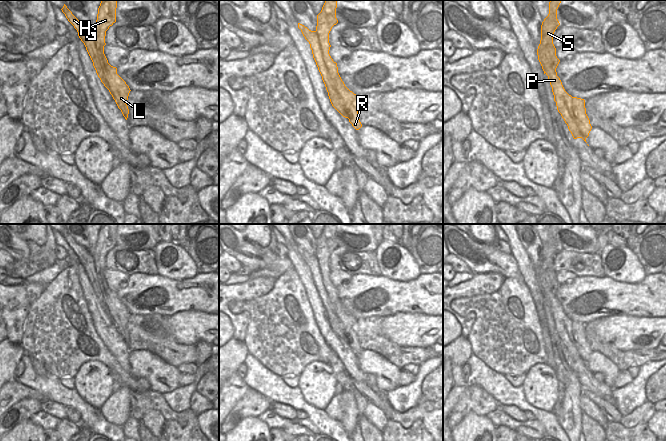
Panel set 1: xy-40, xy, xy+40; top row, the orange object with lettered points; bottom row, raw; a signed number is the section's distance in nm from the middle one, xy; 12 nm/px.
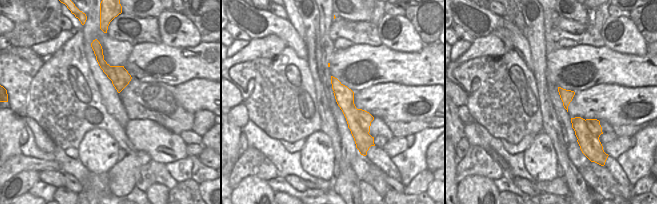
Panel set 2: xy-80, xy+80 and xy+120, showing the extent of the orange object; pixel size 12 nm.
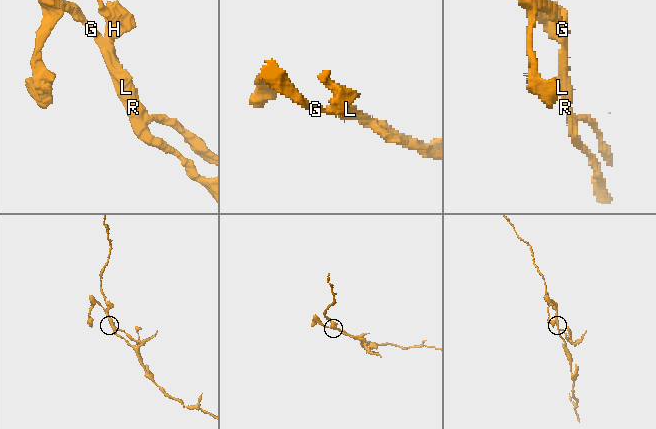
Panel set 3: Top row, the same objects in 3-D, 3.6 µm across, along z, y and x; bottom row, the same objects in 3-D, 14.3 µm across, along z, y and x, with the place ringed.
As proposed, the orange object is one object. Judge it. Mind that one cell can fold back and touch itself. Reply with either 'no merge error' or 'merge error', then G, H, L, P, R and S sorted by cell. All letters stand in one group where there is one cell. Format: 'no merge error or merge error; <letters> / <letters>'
merge error; G P / H L R S

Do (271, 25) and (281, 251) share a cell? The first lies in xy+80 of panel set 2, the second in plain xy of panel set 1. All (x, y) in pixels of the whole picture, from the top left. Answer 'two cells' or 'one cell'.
two cells

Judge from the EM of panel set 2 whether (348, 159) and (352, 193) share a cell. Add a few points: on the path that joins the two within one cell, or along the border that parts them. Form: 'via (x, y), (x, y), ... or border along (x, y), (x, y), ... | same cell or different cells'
via (347, 167), (347, 185) | same cell

